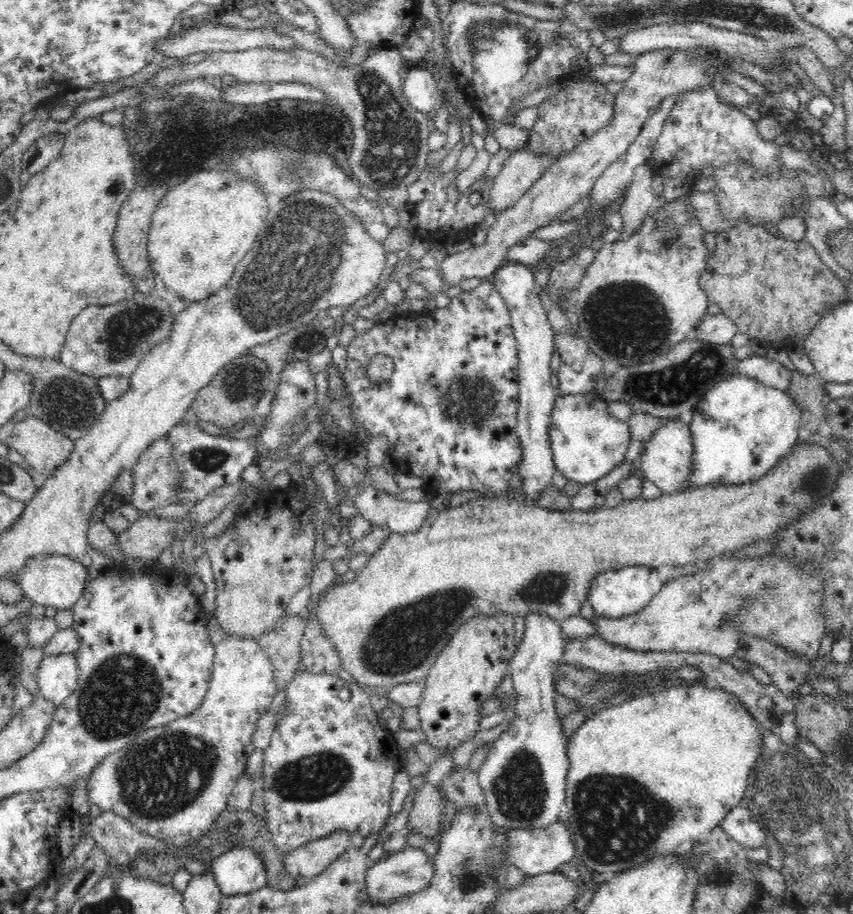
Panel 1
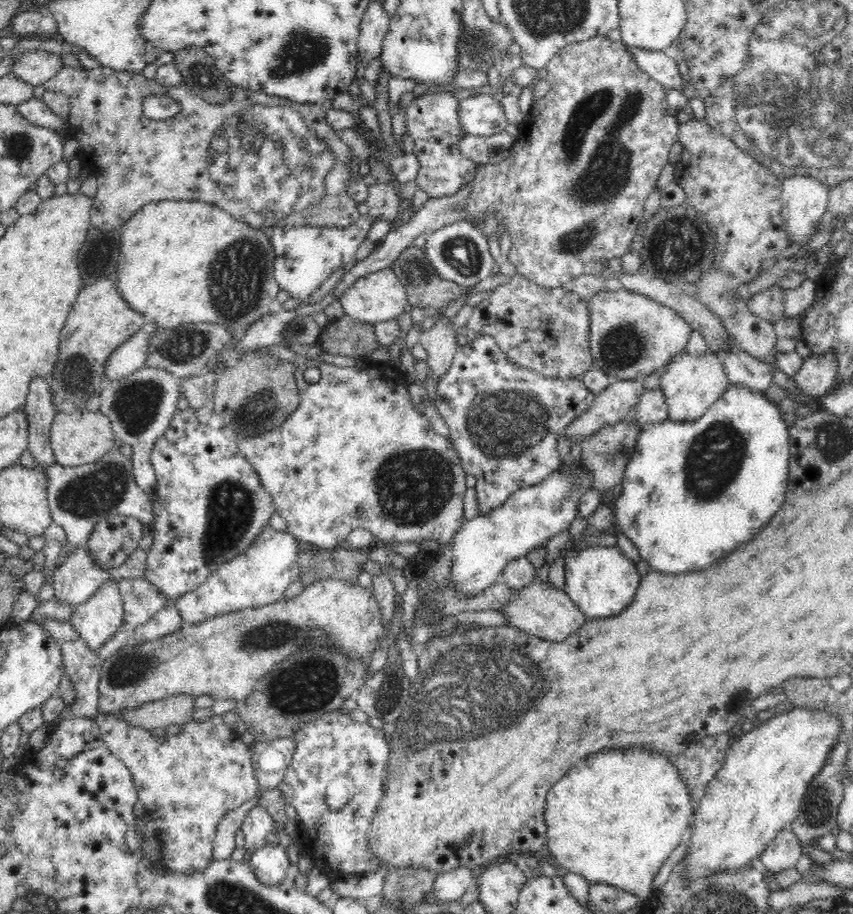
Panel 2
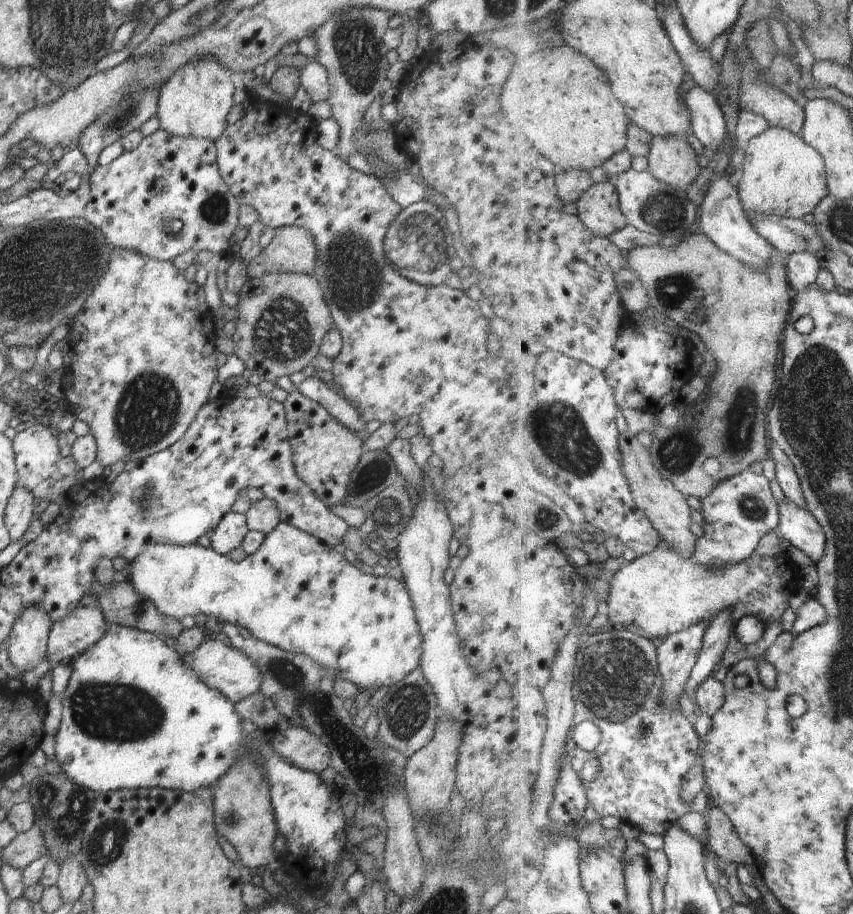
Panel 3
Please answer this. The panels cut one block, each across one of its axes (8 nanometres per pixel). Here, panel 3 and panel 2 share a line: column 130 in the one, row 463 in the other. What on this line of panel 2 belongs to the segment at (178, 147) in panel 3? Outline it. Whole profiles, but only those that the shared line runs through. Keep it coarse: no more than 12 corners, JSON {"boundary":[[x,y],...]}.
{"boundary":[[178,409],[150,460],[144,578],[168,599],[245,554],[272,495]]}

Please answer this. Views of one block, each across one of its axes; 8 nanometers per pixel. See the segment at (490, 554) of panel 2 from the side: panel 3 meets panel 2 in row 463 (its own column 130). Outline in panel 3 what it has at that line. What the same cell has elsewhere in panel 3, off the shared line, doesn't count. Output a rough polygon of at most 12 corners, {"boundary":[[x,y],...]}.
{"boundary":[[281,521],[241,562],[146,544],[134,590],[359,690],[419,668],[405,583]]}

